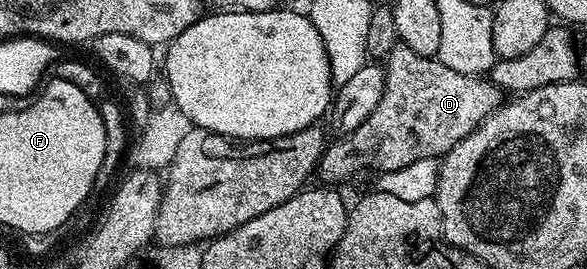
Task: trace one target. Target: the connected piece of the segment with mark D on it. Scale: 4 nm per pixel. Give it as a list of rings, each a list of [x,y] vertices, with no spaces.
[[[394,44],[389,50],[389,59],[383,62],[385,67],[385,87],[379,104],[375,104],[375,112],[350,134],[339,141],[330,141],[321,153],[319,174],[326,178],[326,183],[337,184],[348,174],[357,174],[360,170],[384,172],[407,168],[415,160],[424,158],[440,159],[451,152],[459,140],[463,140],[471,132],[475,132],[503,105],[503,92],[494,82],[486,77],[472,74],[460,74],[447,68],[437,58],[424,58],[419,52],[411,52],[411,48]]]

